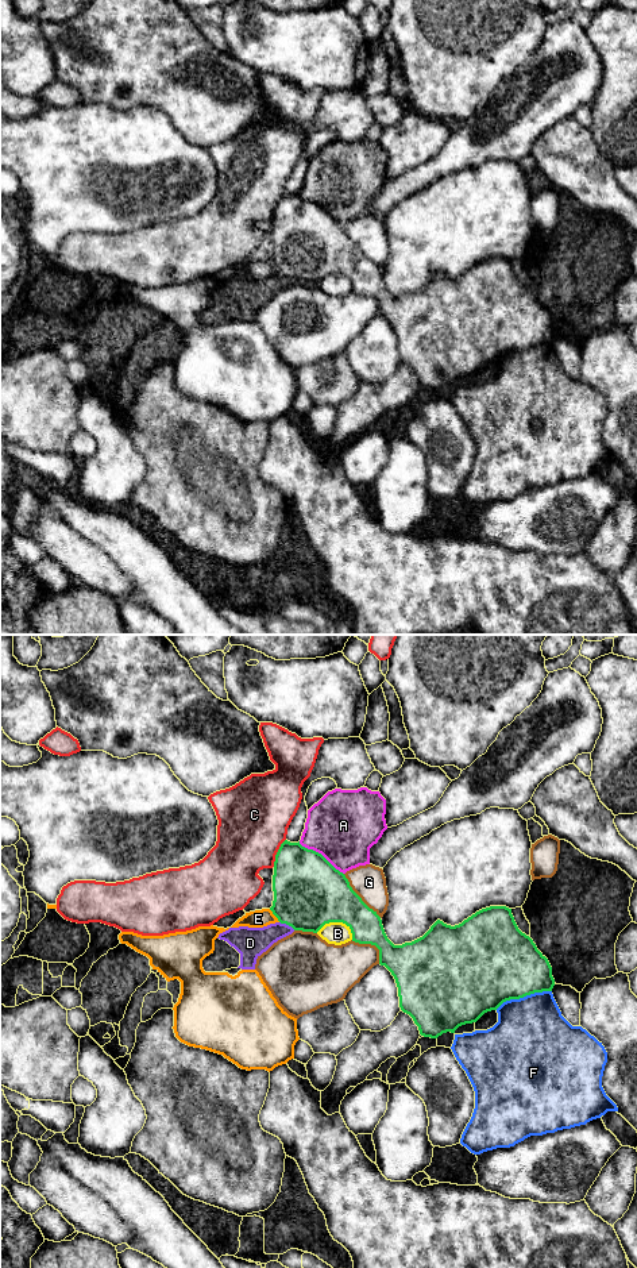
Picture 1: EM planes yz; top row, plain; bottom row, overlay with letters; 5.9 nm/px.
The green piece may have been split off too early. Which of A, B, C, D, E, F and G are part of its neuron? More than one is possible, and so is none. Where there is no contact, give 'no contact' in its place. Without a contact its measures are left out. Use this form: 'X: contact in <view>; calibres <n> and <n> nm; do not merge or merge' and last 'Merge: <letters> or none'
A: contact in yz; calibres 420 and 420 nm; do not merge
B: contact in yz; calibres 420 and 140 nm; do not merge
C: contact in yz; calibres 380 and 420 nm; do not merge
D: contact in yz; calibres 420 and 180 nm; do not merge
E: contact in yz; calibres 420 and 110 nm; do not merge
F: contact in yz; calibres 460 and 440 nm; do not merge
G: contact in yz; calibres 360 and 200 nm; do not merge
Merge: none

